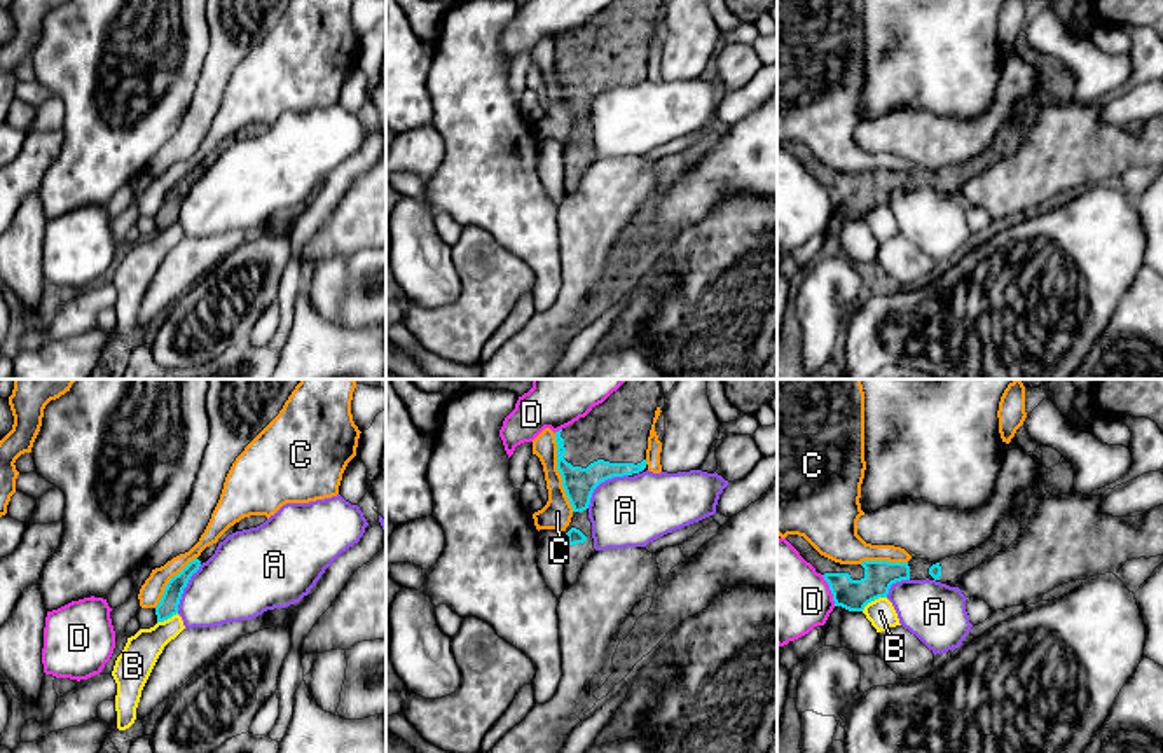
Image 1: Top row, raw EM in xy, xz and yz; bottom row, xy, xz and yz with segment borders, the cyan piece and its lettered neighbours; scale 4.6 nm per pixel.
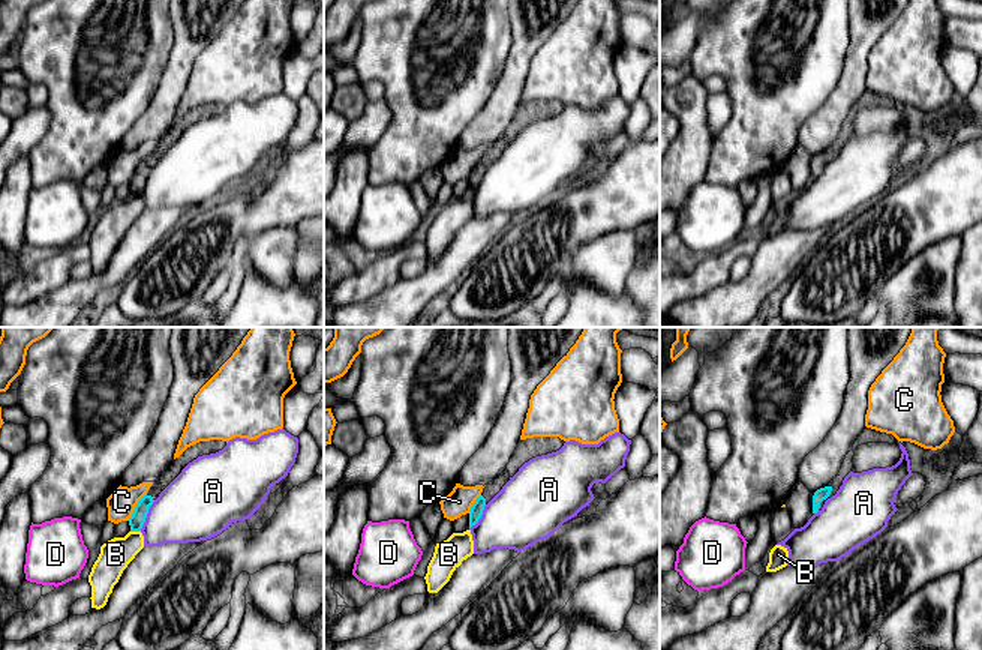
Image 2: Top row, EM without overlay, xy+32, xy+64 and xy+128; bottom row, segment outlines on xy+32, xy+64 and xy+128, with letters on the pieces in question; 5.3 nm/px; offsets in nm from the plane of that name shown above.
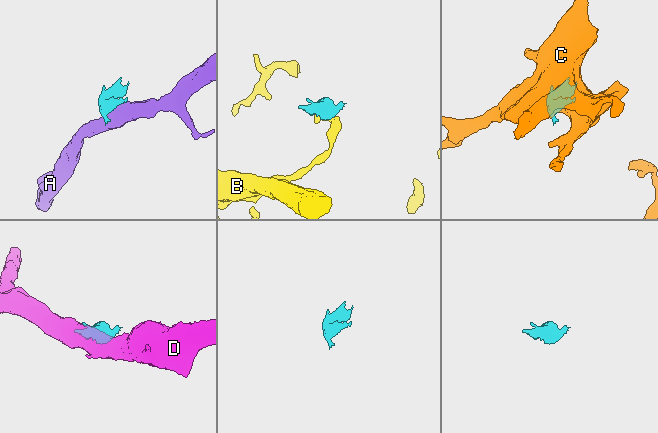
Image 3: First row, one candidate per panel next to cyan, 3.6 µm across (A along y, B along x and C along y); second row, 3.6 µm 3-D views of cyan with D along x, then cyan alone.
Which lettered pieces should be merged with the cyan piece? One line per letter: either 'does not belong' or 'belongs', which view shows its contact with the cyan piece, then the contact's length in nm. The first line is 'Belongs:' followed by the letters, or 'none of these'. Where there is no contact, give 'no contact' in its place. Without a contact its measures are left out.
Belongs: none of these
A: does not belong; contact in xz; length 240 nm
B: does not belong; contact in yz; length 140 nm
C: does not belong; contact in xz; length 380 nm
D: does not belong; contact in yz; length 160 nm

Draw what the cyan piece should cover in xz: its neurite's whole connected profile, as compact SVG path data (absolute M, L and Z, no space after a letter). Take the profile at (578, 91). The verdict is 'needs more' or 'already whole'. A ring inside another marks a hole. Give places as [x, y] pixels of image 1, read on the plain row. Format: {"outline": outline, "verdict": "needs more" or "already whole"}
{"outline": "M613 0L602 12L555 40L557 79L573 115L564 149L564 190L573 194L595 161L588 114L594 98L613 86L646 77L648 45L660 0Z", "verdict": "needs more"}

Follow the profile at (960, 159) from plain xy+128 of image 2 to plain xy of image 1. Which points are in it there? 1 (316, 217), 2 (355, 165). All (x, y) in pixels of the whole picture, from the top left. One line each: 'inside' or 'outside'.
1: outside
2: outside

